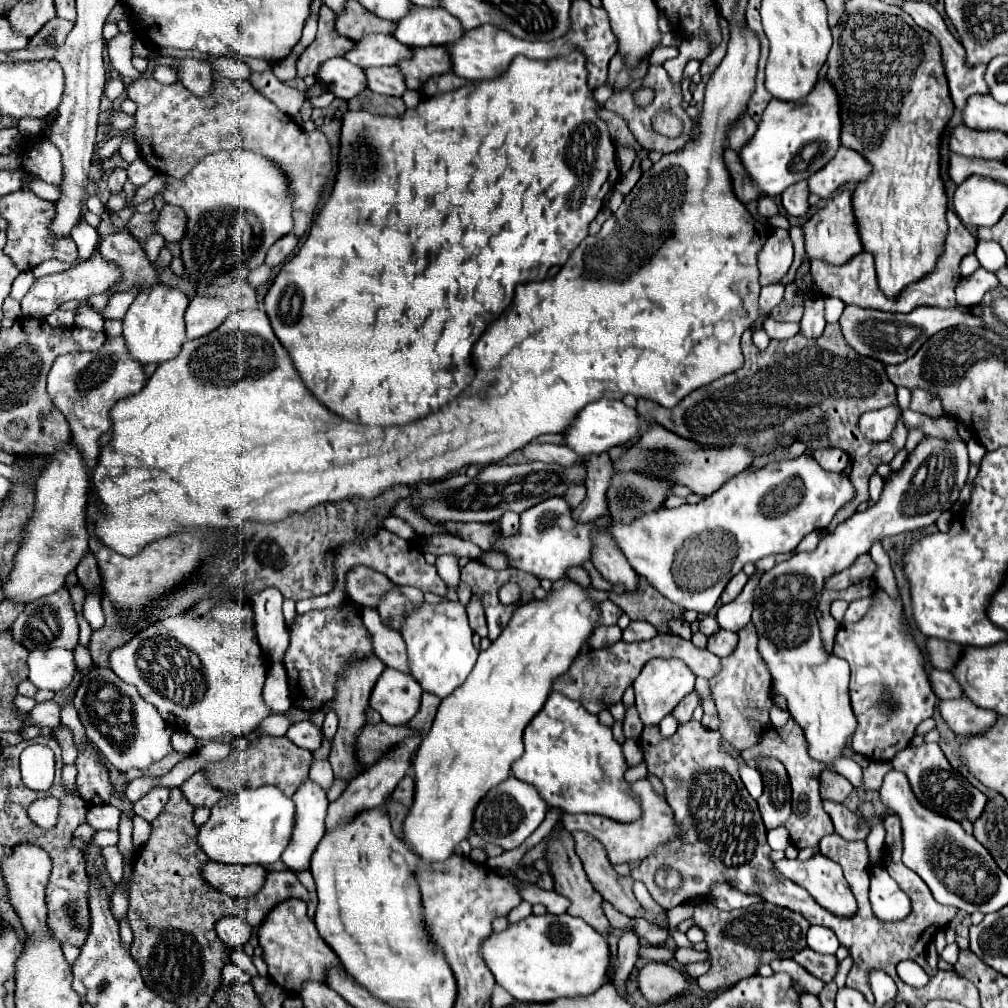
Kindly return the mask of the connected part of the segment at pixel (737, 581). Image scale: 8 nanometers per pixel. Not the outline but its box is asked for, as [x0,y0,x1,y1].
[720,572,748,604]

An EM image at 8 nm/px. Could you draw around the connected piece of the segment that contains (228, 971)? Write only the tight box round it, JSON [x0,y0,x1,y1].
[222,962,248,990]

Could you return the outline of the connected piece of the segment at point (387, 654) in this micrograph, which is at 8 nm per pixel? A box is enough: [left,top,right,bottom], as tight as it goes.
[362,608,410,674]

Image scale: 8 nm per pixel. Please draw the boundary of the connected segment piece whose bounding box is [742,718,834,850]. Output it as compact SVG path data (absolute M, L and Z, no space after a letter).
M790 718L788 724L784 728L770 728L756 746L752 746L750 750L742 752L744 760L754 758L756 754L762 756L772 756L778 758L790 776L790 784L792 784L792 814L788 818L788 822L784 822L784 828L790 834L790 842L792 846L800 848L818 848L820 840L826 834L834 832L832 820L828 818L828 814L822 808L822 798L820 798L820 772L824 770L824 766L820 766L820 762L812 762L812 758L808 758L808 742L804 738L804 732L800 730L800 726Z

